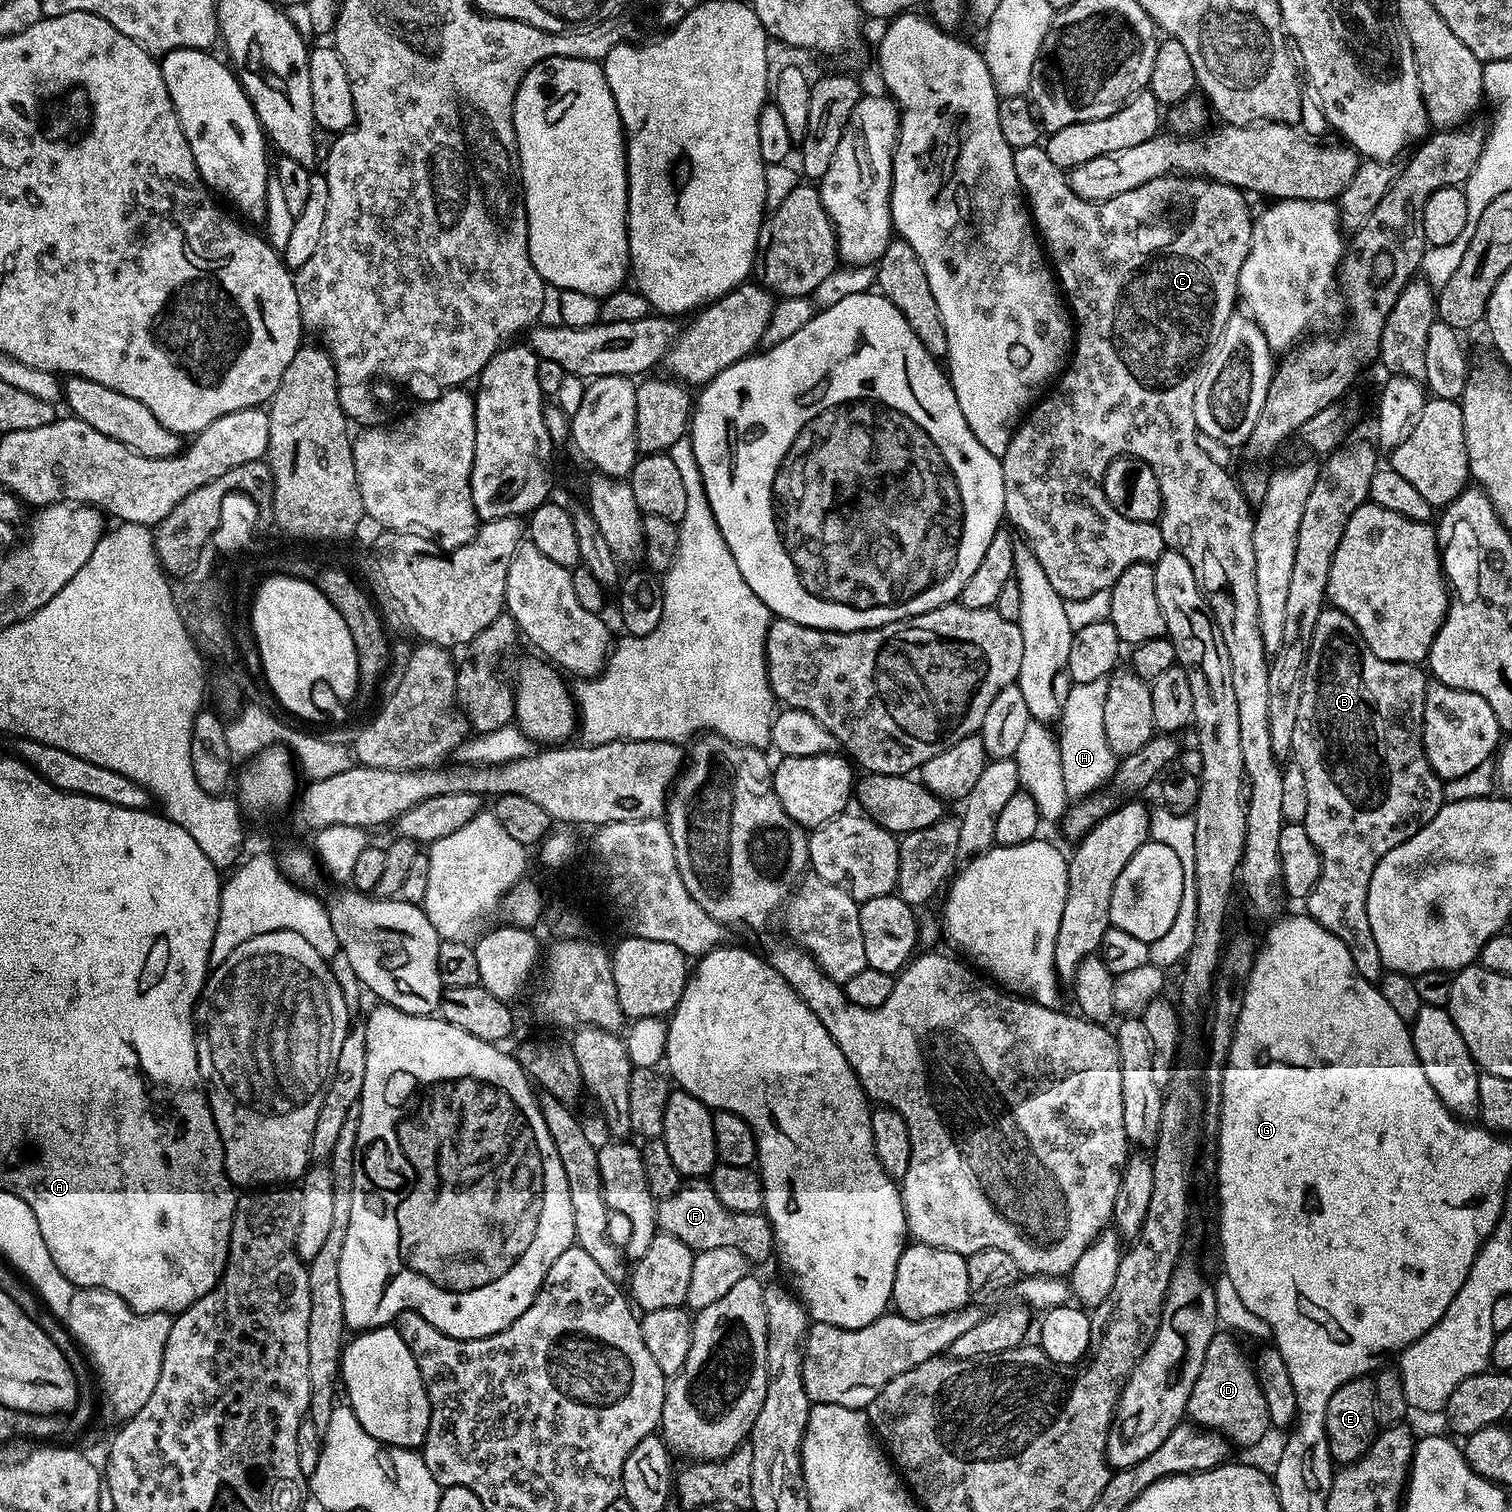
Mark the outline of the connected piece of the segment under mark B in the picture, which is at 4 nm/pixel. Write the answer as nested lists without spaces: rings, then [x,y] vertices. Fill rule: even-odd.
[[[1326,606],[1318,614],[1318,626],[1314,626],[1314,638],[1308,651],[1304,685],[1302,686],[1302,703],[1298,705],[1298,722],[1294,726],[1294,742],[1292,743],[1294,763],[1302,766],[1302,774],[1306,774],[1308,809],[1306,810],[1306,818],[1302,823],[1306,834],[1310,834],[1310,838],[1320,852],[1322,865],[1318,882],[1312,893],[1306,898],[1306,904],[1308,904],[1306,912],[1312,919],[1317,920],[1323,928],[1329,928],[1347,946],[1354,958],[1354,966],[1369,982],[1379,981],[1386,972],[1386,967],[1375,942],[1375,936],[1371,932],[1370,918],[1367,914],[1367,892],[1370,890],[1371,876],[1374,874],[1379,860],[1387,852],[1394,850],[1394,846],[1406,842],[1406,838],[1418,834],[1418,830],[1422,830],[1426,826],[1426,822],[1430,822],[1434,818],[1434,814],[1438,814],[1438,810],[1445,803],[1444,785],[1430,766],[1424,753],[1424,703],[1430,680],[1426,672],[1426,677],[1424,677],[1423,671],[1425,672],[1423,667],[1414,664],[1390,662],[1374,655],[1370,646],[1366,646],[1358,626],[1354,626],[1354,622],[1342,610]]]

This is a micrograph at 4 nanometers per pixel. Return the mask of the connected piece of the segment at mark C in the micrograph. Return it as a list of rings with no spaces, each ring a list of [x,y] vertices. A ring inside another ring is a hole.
[[[1034,143],[1024,149],[1014,151],[1014,174],[1018,174],[1021,193],[1026,197],[1026,203],[1032,213],[1037,233],[1050,257],[1057,281],[1074,317],[1076,327],[1074,351],[1070,357],[1070,363],[1065,367],[1059,379],[1055,381],[1054,387],[1025,415],[1020,427],[1012,435],[1010,446],[1006,446],[1006,454],[1000,462],[1002,482],[1004,483],[1004,514],[1007,523],[1017,533],[1020,531],[1025,536],[1021,537],[1031,548],[1032,553],[1036,555],[1038,562],[1042,562],[1042,570],[1046,570],[1046,578],[1050,578],[1050,586],[1054,586],[1054,590],[1058,590],[1058,594],[1065,600],[1090,598],[1098,591],[1111,590],[1118,582],[1118,578],[1122,578],[1122,570],[1135,564],[1155,565],[1157,558],[1165,552],[1166,548],[1169,551],[1182,554],[1186,558],[1186,562],[1189,562],[1191,569],[1194,570],[1195,580],[1203,590],[1209,606],[1212,607],[1212,613],[1218,622],[1218,630],[1222,630],[1222,642],[1226,642],[1226,654],[1230,654],[1230,674],[1234,678],[1234,698],[1238,698],[1238,735],[1242,738],[1244,774],[1250,778],[1254,790],[1254,795],[1246,805],[1248,833],[1244,843],[1244,859],[1240,862],[1238,880],[1242,888],[1244,884],[1244,892],[1248,895],[1253,910],[1260,916],[1276,918],[1281,915],[1280,899],[1285,899],[1286,896],[1285,889],[1282,887],[1279,850],[1279,838],[1286,823],[1282,814],[1282,778],[1284,773],[1281,761],[1274,756],[1273,747],[1270,744],[1270,682],[1268,681],[1270,655],[1266,646],[1263,645],[1262,631],[1259,630],[1254,530],[1252,529],[1254,516],[1234,476],[1231,476],[1210,453],[1204,452],[1203,446],[1196,441],[1198,429],[1194,418],[1194,394],[1198,379],[1196,360],[1207,361],[1208,357],[1212,355],[1216,341],[1225,335],[1228,321],[1233,319],[1232,307],[1238,304],[1242,262],[1246,262],[1246,254],[1250,254],[1254,212],[1248,209],[1249,197],[1232,184],[1223,184],[1203,176],[1182,176],[1179,174],[1154,178],[1150,182],[1138,186],[1138,190],[1126,190],[1126,194],[1118,194],[1118,198],[1099,202],[1081,200],[1076,191],[1068,184],[1065,169],[1058,167],[1049,158],[1047,151],[1040,147],[1039,143]],[[1120,456],[1137,456],[1139,460],[1144,460],[1154,470],[1155,476],[1158,478],[1159,489],[1162,490],[1163,500],[1158,521],[1160,532],[1156,529],[1155,523],[1139,524],[1118,514],[1118,510],[1114,510],[1114,506],[1110,506],[1104,493],[1104,475],[1110,462],[1114,462]]]

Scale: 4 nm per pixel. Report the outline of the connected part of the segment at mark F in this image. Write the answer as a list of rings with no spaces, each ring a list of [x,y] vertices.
[[[688,1182],[680,1187],[670,1198],[659,1201],[656,1206],[656,1226],[665,1236],[678,1238],[693,1253],[705,1252],[706,1250],[718,1250],[719,1248],[736,1248],[750,1262],[764,1260],[771,1257],[774,1252],[772,1227],[768,1225],[768,1217],[760,1212],[732,1212],[718,1198],[708,1182]]]

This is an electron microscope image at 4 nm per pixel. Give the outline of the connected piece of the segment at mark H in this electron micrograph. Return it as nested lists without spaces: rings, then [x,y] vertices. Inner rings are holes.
[[[1107,679],[1073,684],[1064,712],[1058,721],[1058,739],[1062,754],[1062,778],[1070,798],[1091,796],[1099,792],[1116,775],[1118,757],[1112,752],[1106,738],[1106,725],[1102,722],[1106,711]]]

